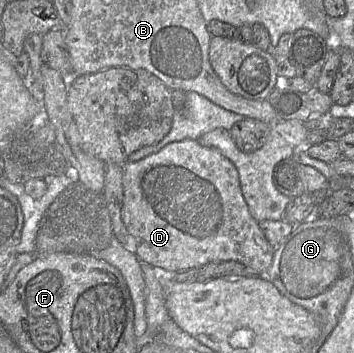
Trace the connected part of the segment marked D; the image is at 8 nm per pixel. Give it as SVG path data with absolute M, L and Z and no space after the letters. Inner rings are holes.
M185 139L171 142L157 153L153 153L136 162L123 165L123 209L122 220L131 235L131 249L143 263L160 267L168 272L179 272L201 267L209 263L236 261L245 265L254 275L265 276L273 262L275 247L267 240L259 227L259 222L251 215L240 187L239 174L234 164L217 149L201 146L197 140Z

